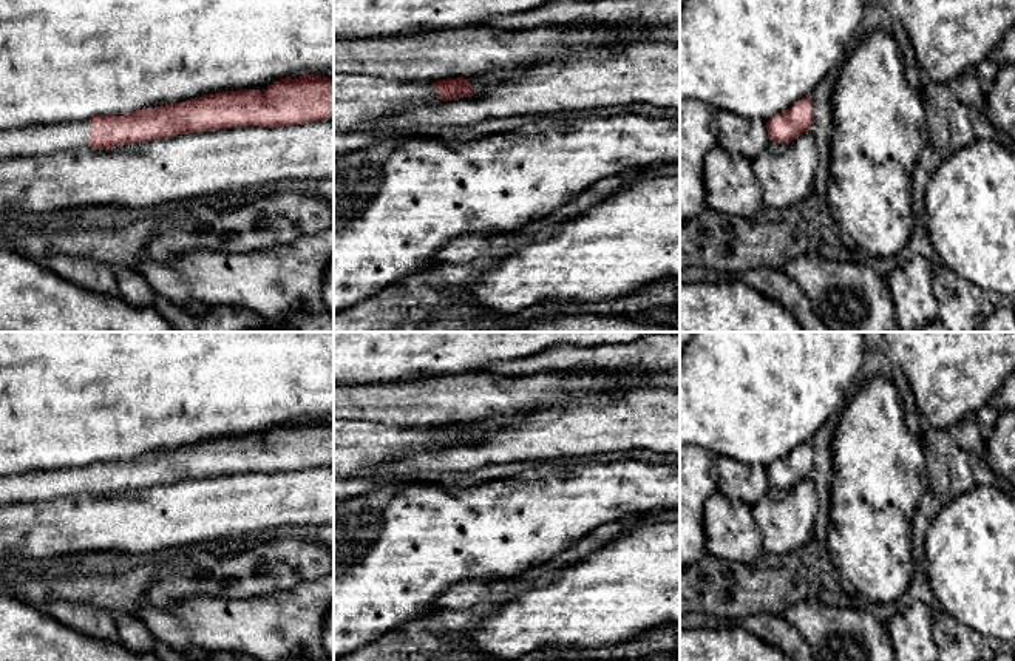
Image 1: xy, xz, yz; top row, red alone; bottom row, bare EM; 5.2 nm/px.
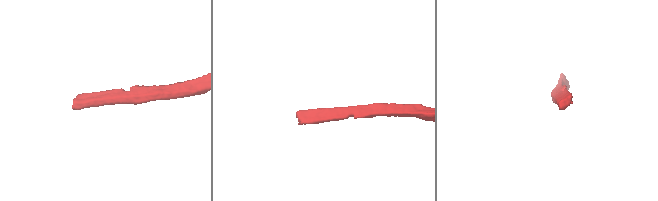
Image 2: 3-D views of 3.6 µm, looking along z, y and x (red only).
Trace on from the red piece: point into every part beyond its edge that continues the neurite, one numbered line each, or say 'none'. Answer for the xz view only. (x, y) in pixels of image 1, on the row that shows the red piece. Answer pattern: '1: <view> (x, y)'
1: xz (357, 101)

